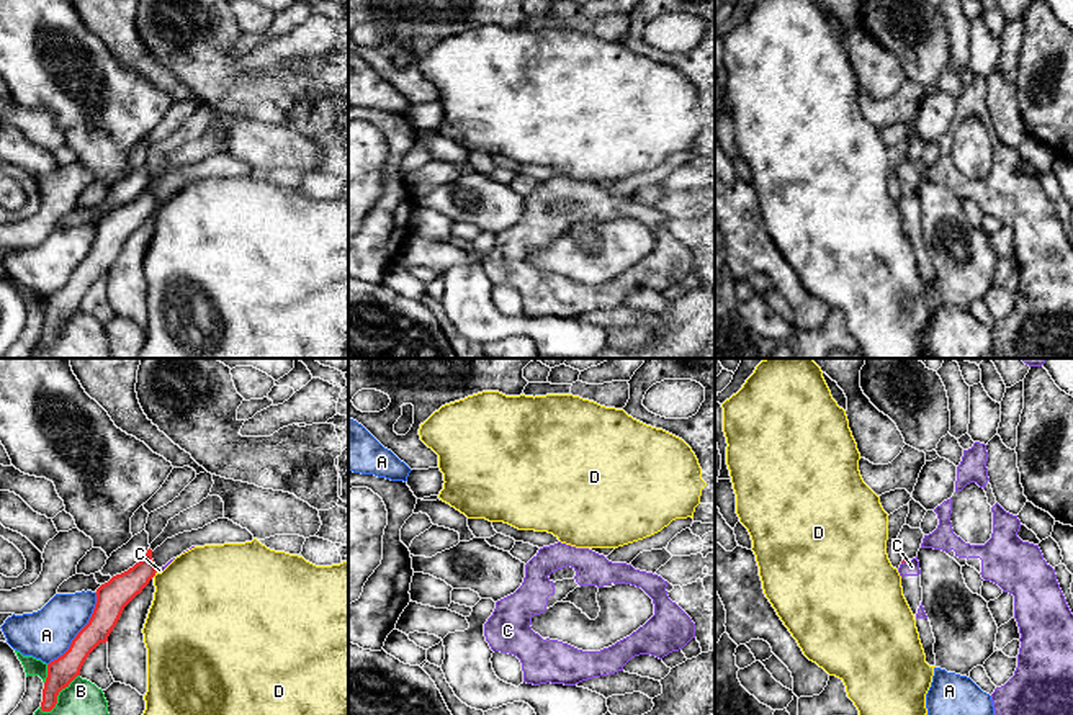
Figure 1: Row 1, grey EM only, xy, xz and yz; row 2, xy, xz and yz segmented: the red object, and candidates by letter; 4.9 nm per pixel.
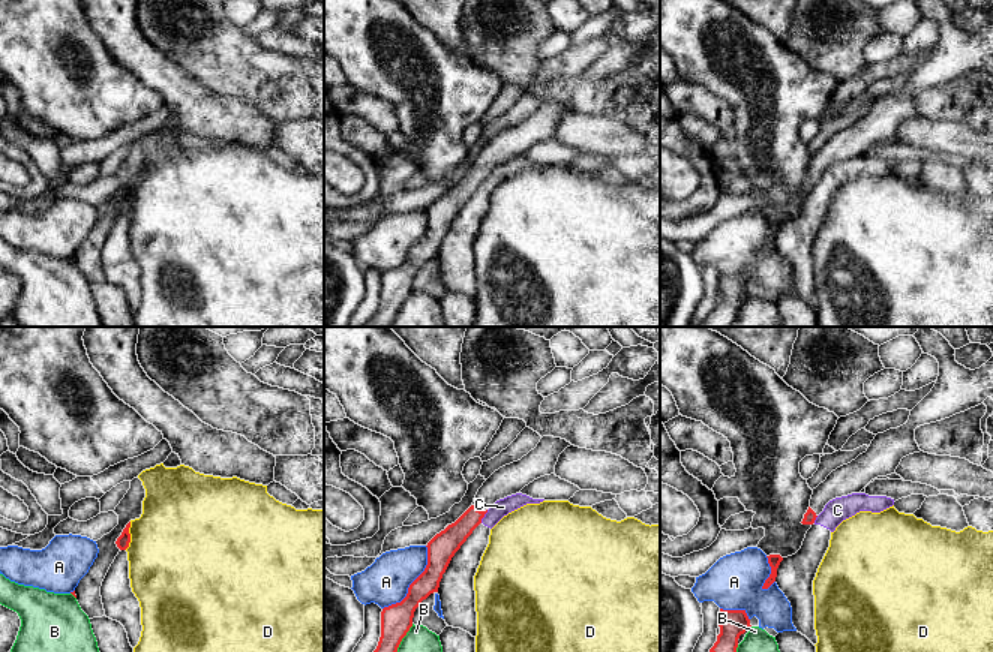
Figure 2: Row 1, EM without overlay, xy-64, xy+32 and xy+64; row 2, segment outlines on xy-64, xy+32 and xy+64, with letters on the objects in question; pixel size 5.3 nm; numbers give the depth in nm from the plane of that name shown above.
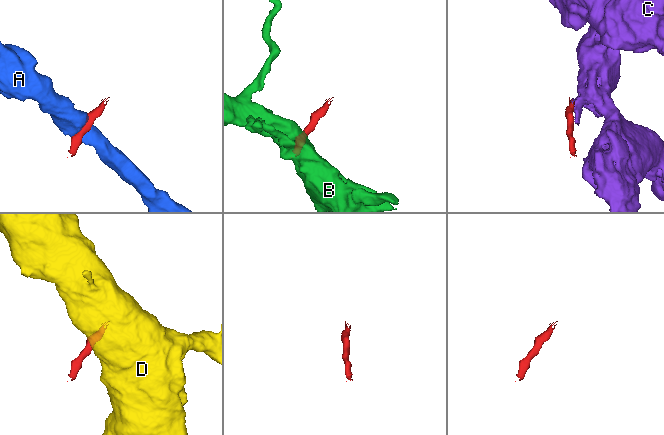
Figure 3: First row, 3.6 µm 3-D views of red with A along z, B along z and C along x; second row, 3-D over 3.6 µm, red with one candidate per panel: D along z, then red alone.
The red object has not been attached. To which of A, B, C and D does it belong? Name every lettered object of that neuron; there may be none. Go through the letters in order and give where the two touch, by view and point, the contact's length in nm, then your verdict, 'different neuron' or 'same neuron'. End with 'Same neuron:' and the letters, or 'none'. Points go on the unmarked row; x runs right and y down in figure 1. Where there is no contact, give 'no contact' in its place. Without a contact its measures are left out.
A: contact xy (80, 264); length 420 nm; different neuron
B: contact xy (56, 331); length 260 nm; different neuron
C: contact yz (905, 193); length 40 nm; different neuron
D: contact xy (154, 208); length 40 nm; different neuron
Same neuron: none

